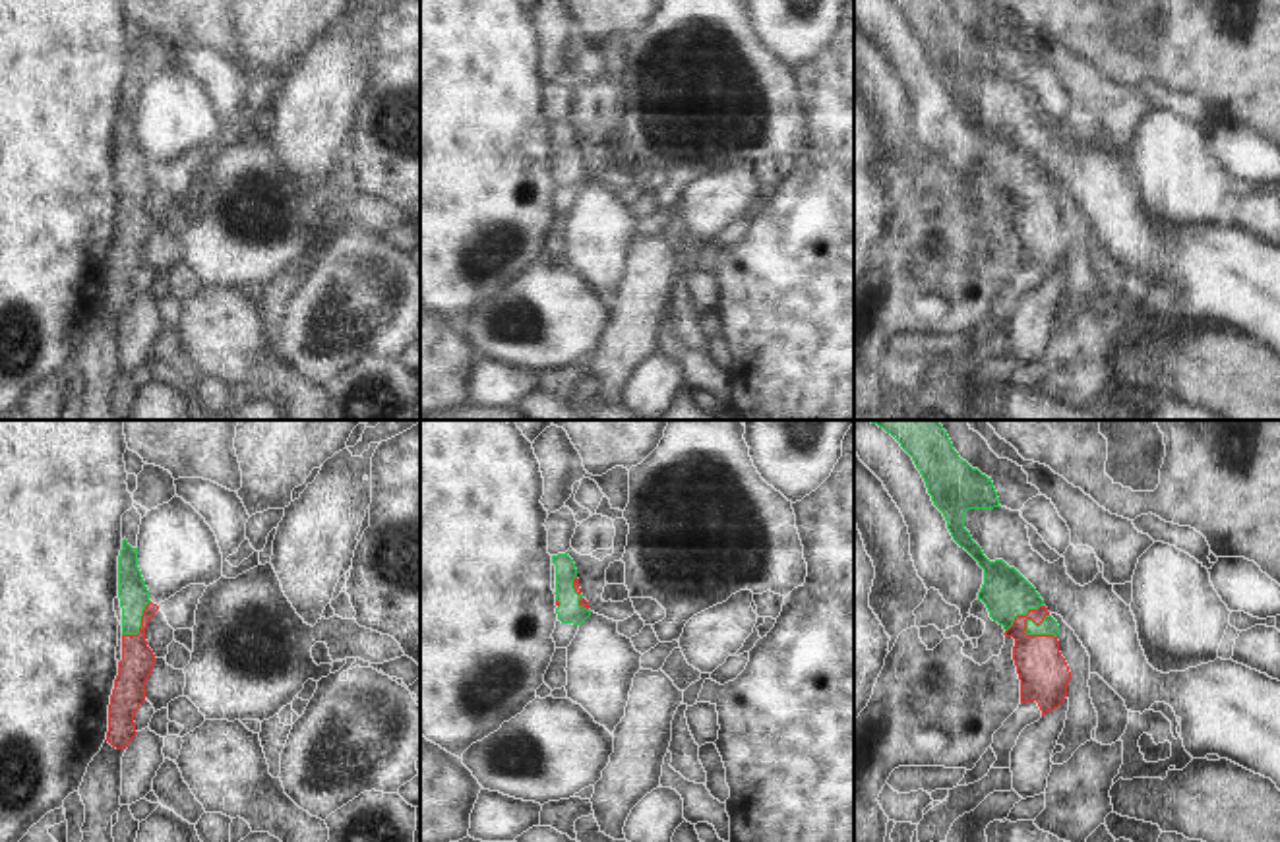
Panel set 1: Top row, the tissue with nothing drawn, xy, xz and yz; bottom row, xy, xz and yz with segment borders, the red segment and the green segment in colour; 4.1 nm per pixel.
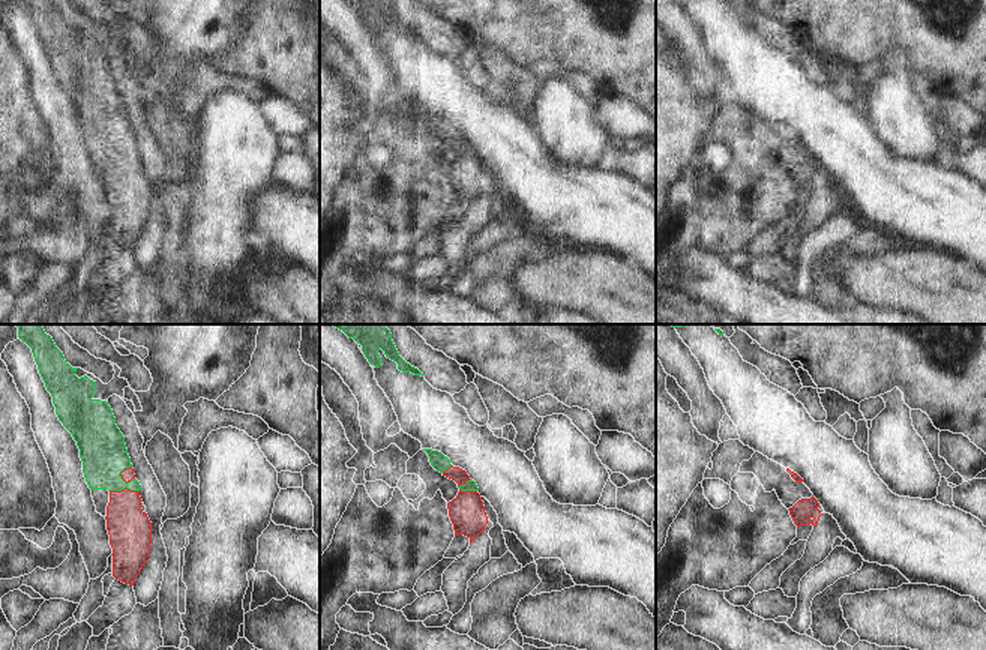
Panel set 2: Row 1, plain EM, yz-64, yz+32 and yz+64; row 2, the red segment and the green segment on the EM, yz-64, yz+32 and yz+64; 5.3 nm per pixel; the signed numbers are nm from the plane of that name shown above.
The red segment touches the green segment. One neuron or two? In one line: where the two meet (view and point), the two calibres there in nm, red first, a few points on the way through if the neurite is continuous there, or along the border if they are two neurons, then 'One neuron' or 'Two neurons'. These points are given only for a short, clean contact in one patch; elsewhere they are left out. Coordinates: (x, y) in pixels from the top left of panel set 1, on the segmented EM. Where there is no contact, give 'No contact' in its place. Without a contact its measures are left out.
Touches red at yz (1025, 630). Thickness 200 nm (red) against 70 nm. Path across: yz (1044, 674), (1036, 643), (1025, 630), (1044, 630), (1048, 626). One neuron

